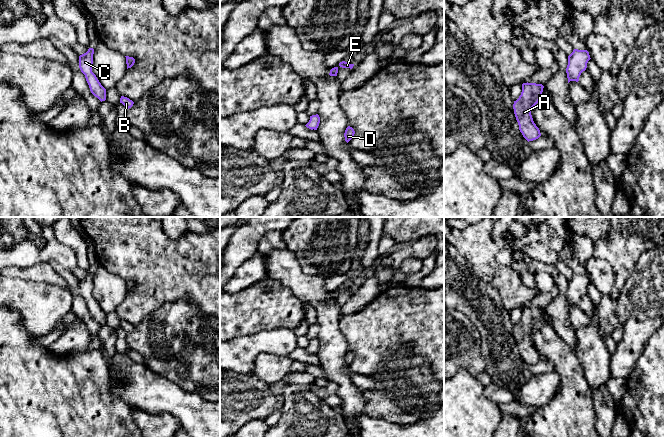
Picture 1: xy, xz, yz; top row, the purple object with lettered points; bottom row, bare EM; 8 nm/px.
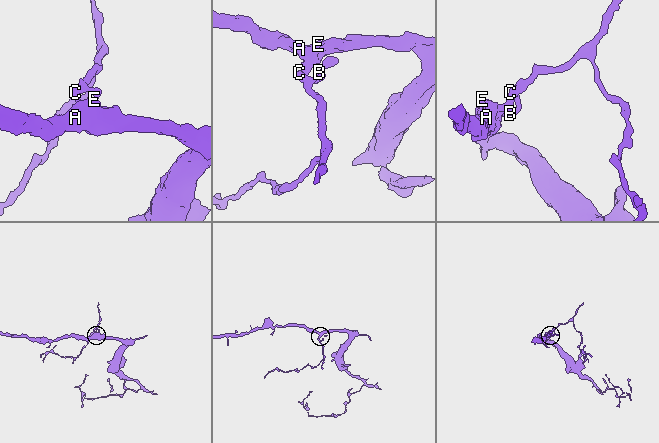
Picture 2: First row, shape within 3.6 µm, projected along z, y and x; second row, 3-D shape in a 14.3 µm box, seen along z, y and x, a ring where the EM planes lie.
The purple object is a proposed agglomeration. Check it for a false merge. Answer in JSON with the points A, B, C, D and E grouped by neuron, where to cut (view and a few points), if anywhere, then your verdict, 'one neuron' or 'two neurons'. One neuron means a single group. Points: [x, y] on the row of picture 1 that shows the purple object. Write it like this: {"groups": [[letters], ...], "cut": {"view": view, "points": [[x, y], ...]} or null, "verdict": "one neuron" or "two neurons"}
{"groups": [["A", "B", "C", "D", "E"]], "cut": null, "verdict": "one neuron"}

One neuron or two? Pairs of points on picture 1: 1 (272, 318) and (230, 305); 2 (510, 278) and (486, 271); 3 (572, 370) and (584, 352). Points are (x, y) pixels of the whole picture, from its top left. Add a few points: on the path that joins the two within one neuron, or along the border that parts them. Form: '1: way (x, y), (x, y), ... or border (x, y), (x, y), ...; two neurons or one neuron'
1: way (262, 310), (240, 310); one neuron
2: border (497, 264), (489, 281); two neurons
3: border (573, 351), (582, 366), (582, 372), (587, 382); two neurons

